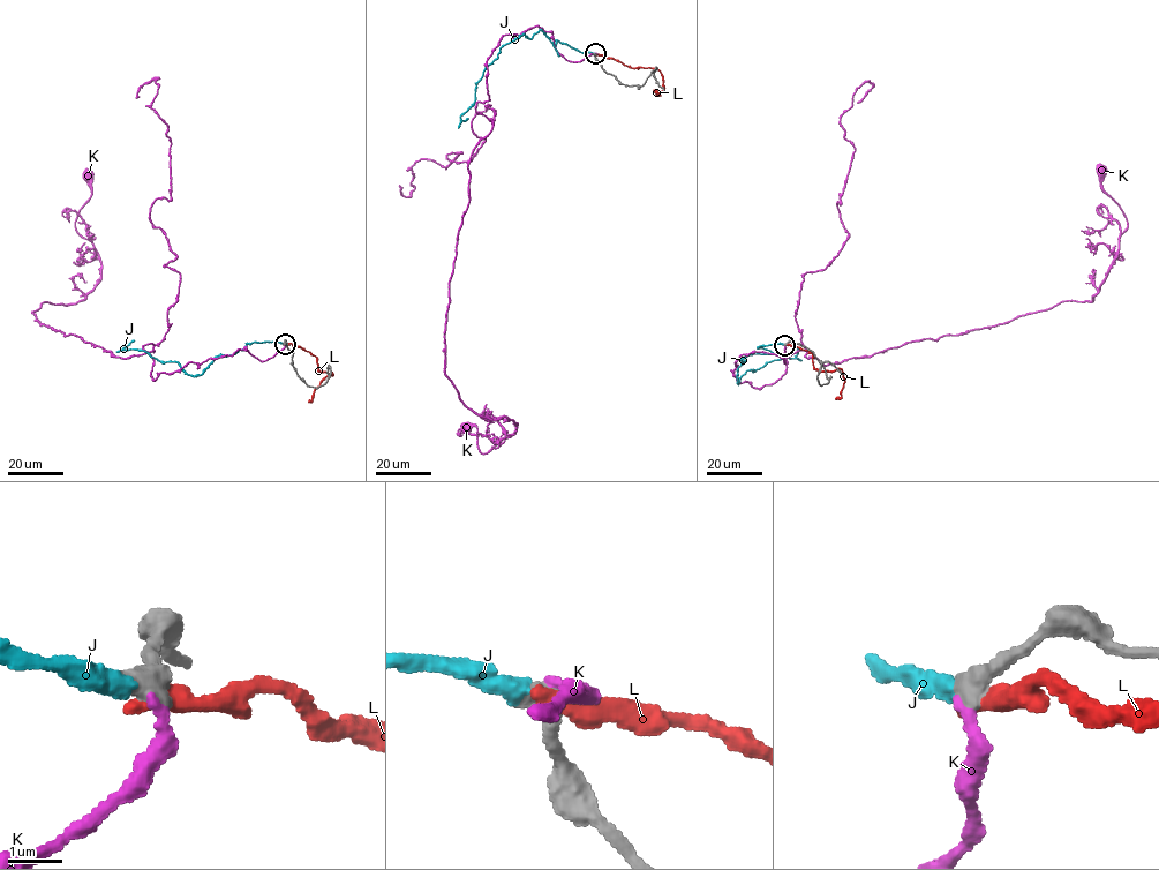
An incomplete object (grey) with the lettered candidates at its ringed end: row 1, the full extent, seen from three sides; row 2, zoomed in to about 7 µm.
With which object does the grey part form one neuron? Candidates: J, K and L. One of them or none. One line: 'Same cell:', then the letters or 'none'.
Same cell: K

